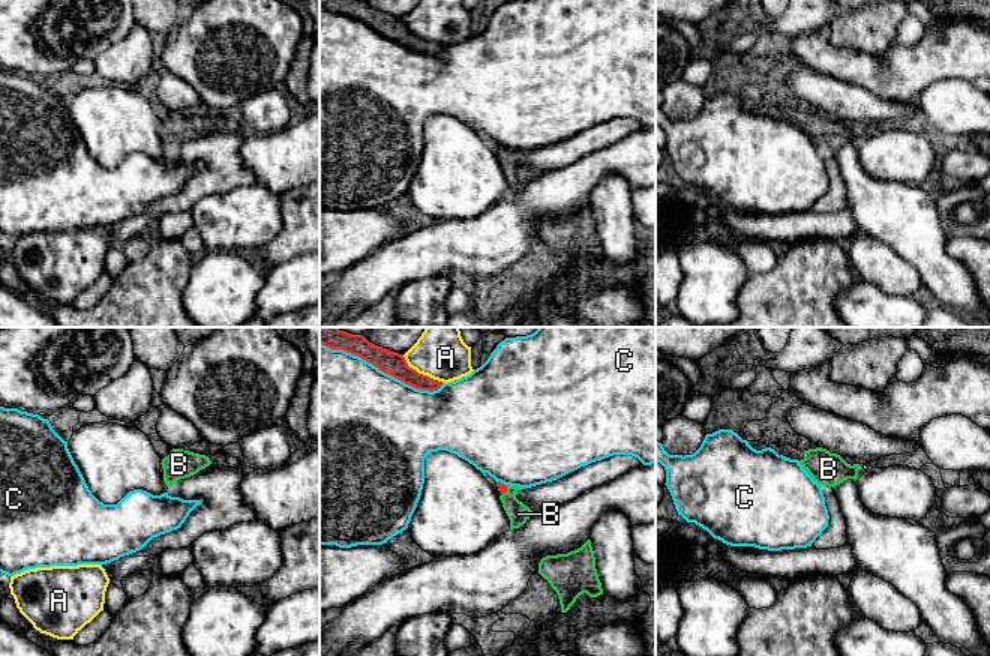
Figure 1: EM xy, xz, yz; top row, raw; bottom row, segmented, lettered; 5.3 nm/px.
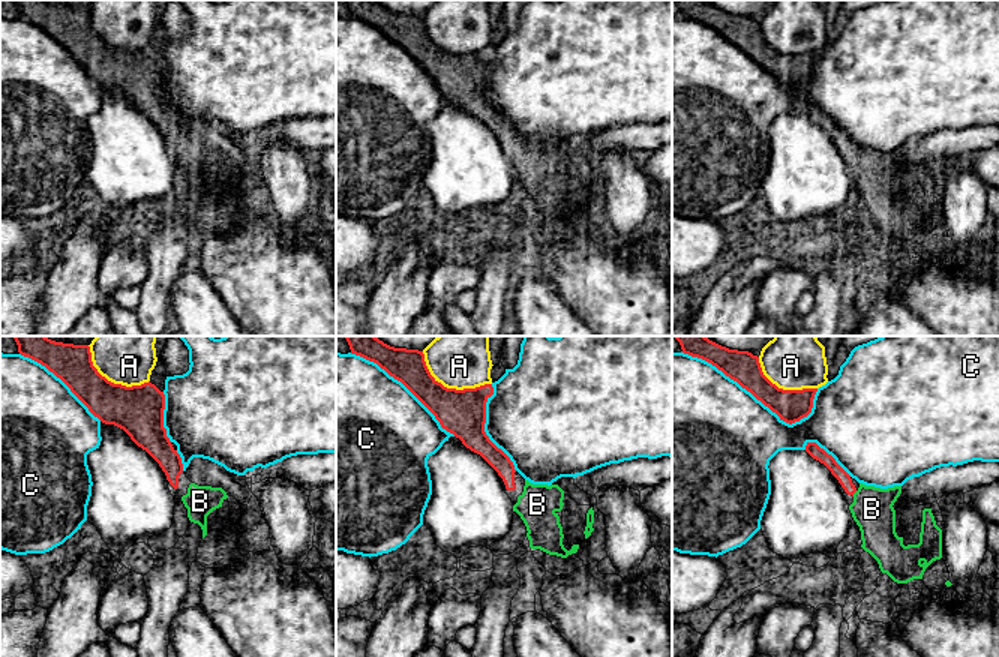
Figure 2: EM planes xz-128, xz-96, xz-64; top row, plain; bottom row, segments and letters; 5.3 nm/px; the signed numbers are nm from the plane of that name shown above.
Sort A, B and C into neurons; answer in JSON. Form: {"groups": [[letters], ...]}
{"groups": [["A"], ["B"], ["C"]]}

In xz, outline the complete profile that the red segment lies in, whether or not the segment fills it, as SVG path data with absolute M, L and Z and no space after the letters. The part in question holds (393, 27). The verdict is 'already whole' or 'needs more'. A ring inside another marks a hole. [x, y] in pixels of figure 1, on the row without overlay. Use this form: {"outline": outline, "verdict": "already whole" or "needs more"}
{"outline": "M320 0L320 8L332 14L344 14L372 27L380 35L420 54L438 54L442 45L418 38L410 32L404 18L369 6L364 0Z", "verdict": "already whole"}

